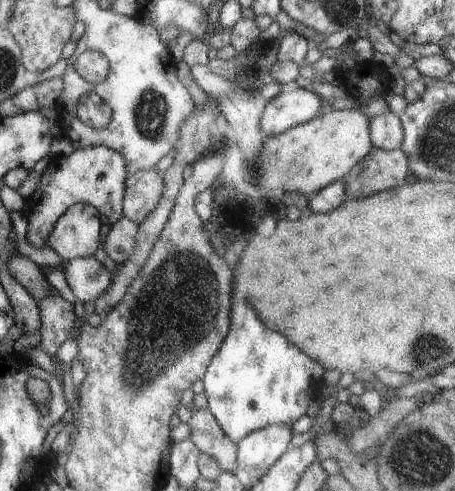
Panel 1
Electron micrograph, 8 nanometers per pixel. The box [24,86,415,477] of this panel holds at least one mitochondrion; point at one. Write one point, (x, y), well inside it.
(188, 280)

